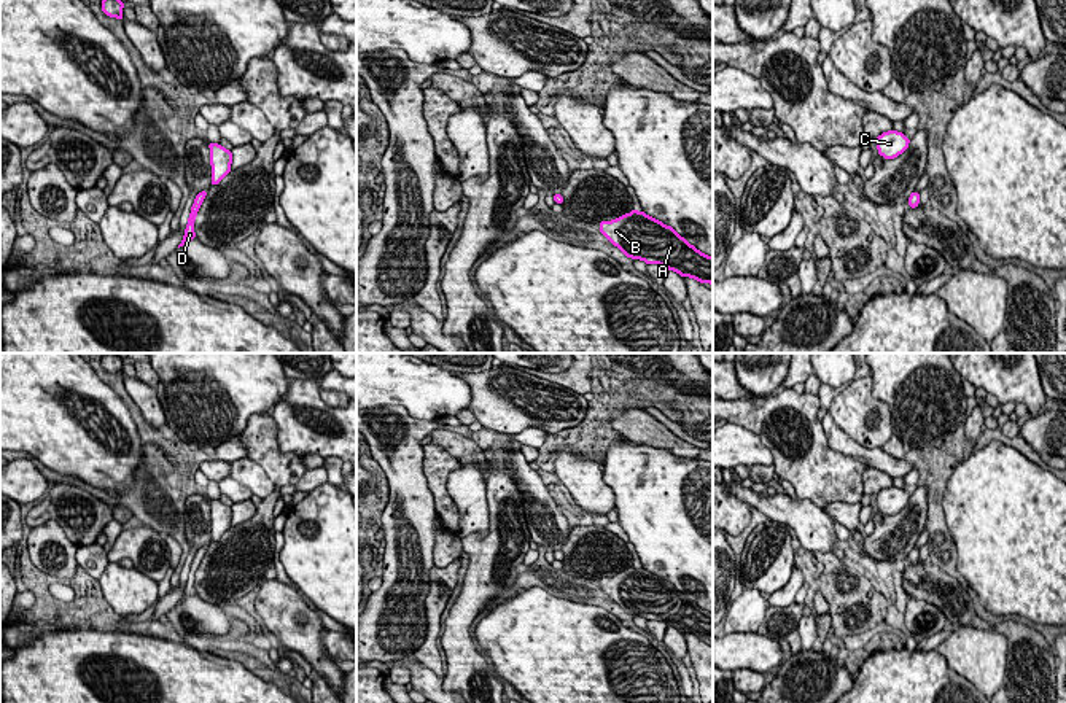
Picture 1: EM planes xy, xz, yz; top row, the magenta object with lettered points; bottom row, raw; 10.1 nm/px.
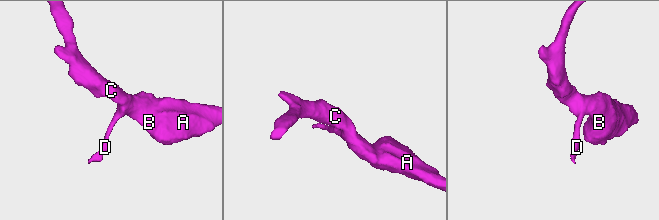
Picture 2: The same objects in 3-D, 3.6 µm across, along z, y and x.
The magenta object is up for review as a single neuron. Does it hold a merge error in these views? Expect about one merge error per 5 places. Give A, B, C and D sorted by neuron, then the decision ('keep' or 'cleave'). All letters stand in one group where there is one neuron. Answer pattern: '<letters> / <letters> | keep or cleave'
A B C D | keep

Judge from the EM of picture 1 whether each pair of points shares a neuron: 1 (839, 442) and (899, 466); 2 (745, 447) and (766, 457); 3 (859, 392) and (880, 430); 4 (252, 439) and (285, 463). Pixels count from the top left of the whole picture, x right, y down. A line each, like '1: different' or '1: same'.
1: same
2: same
3: same
4: same

